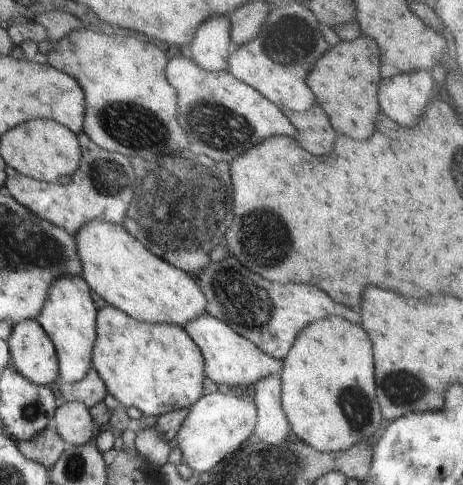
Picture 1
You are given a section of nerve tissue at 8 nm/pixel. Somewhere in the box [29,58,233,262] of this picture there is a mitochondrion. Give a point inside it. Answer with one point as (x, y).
(133, 127)

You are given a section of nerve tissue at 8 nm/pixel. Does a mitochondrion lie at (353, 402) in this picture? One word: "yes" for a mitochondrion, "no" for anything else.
yes

